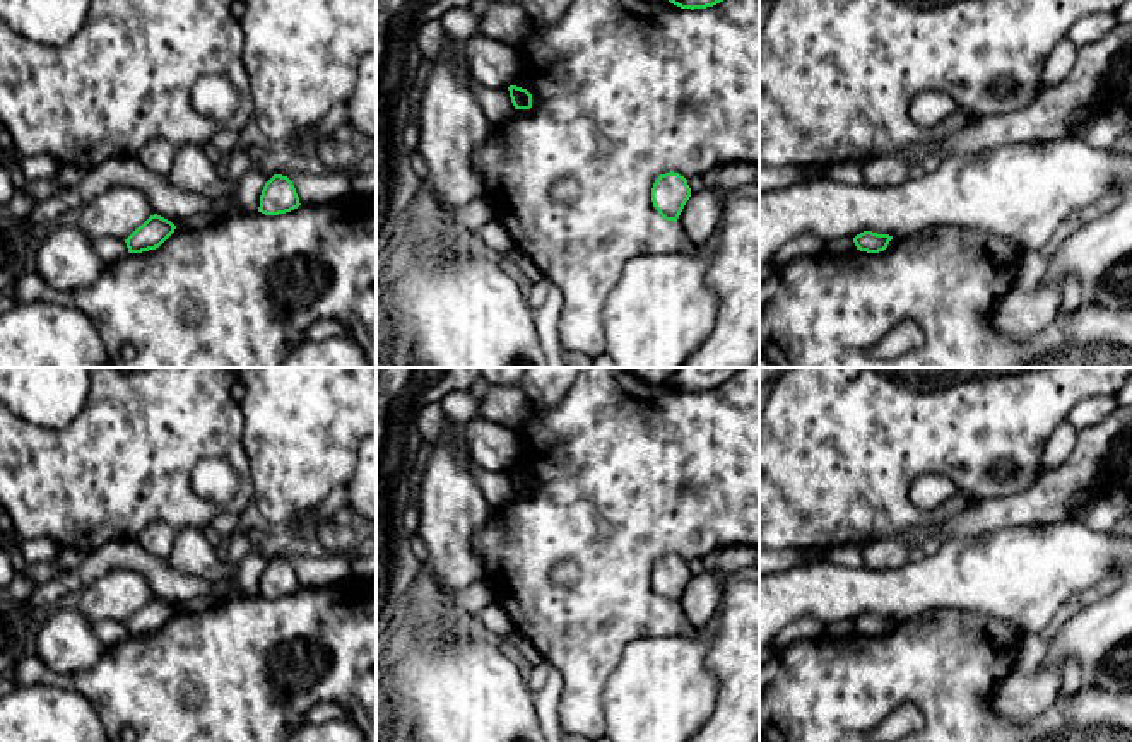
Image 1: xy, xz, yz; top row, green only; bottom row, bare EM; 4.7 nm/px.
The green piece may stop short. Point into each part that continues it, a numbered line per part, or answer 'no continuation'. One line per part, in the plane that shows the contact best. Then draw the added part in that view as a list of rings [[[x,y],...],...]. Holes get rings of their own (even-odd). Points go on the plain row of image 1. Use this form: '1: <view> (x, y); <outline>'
no continuation

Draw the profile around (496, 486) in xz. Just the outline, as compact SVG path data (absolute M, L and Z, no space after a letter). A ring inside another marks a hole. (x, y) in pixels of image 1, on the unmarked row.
M472 460L467 467L492 509L508 504L515 498L508 472L487 472Z

